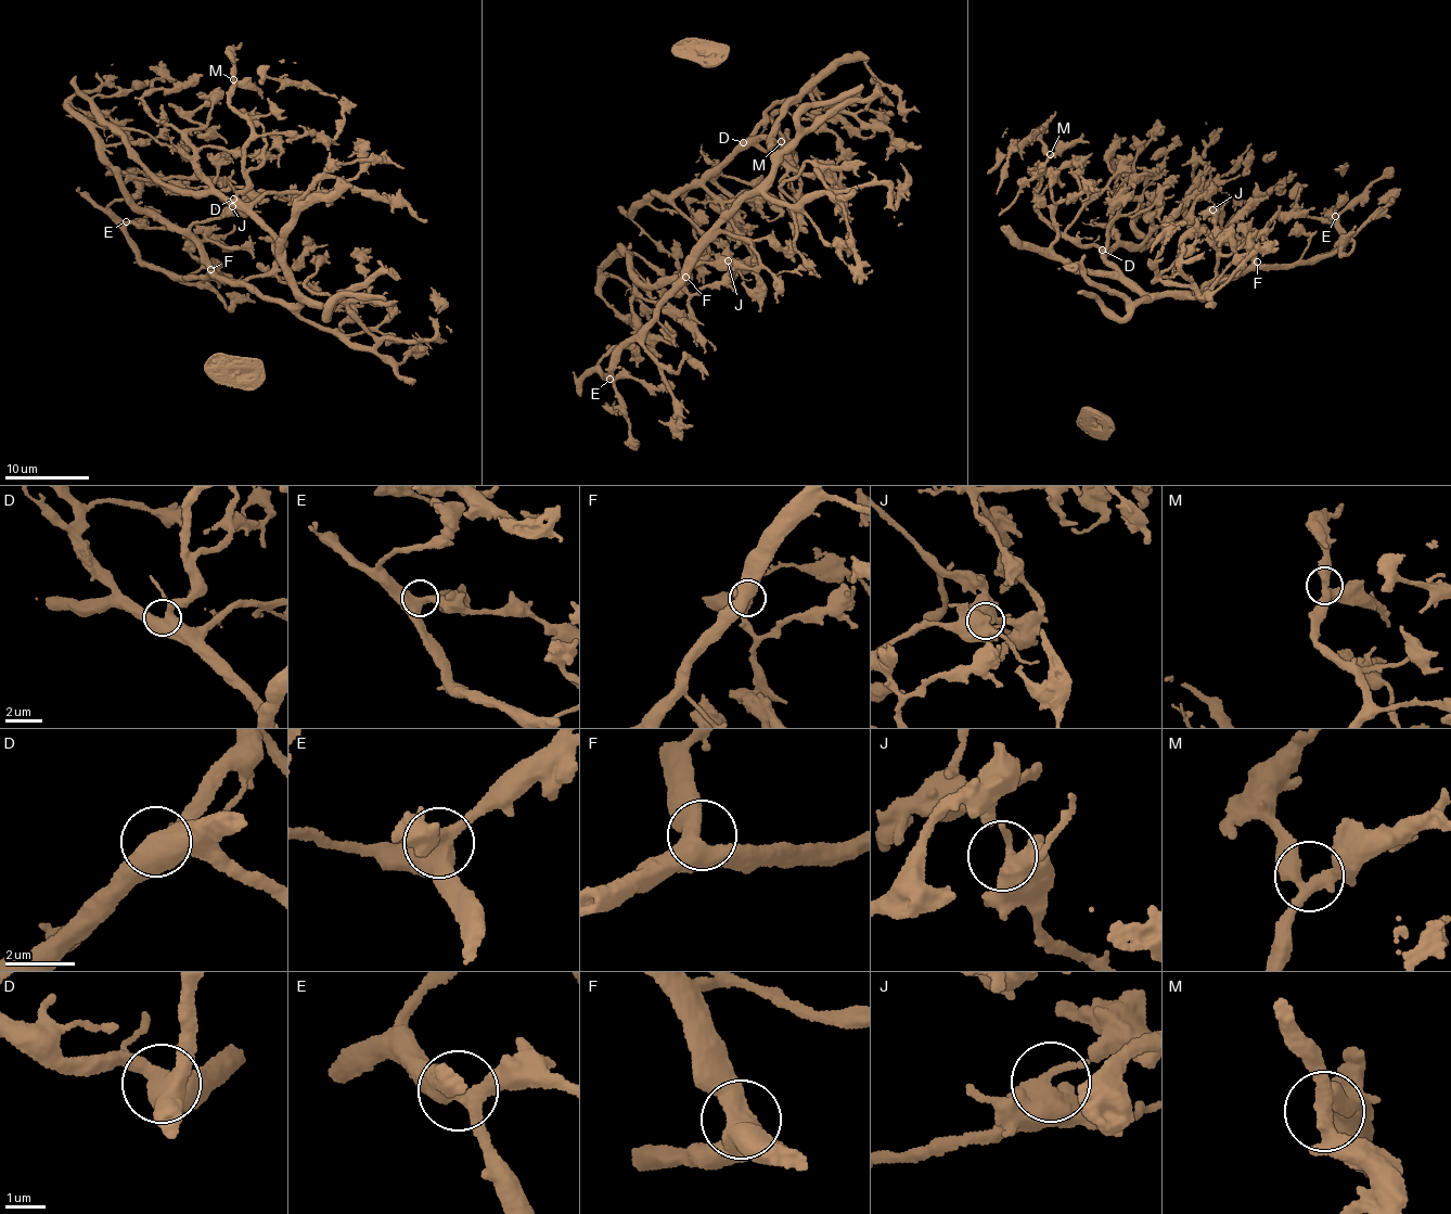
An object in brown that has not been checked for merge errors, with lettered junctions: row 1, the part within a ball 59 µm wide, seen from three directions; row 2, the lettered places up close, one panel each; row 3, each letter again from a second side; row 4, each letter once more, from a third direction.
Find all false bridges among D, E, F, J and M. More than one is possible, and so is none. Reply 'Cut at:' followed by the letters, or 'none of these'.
Cut at: none of these

